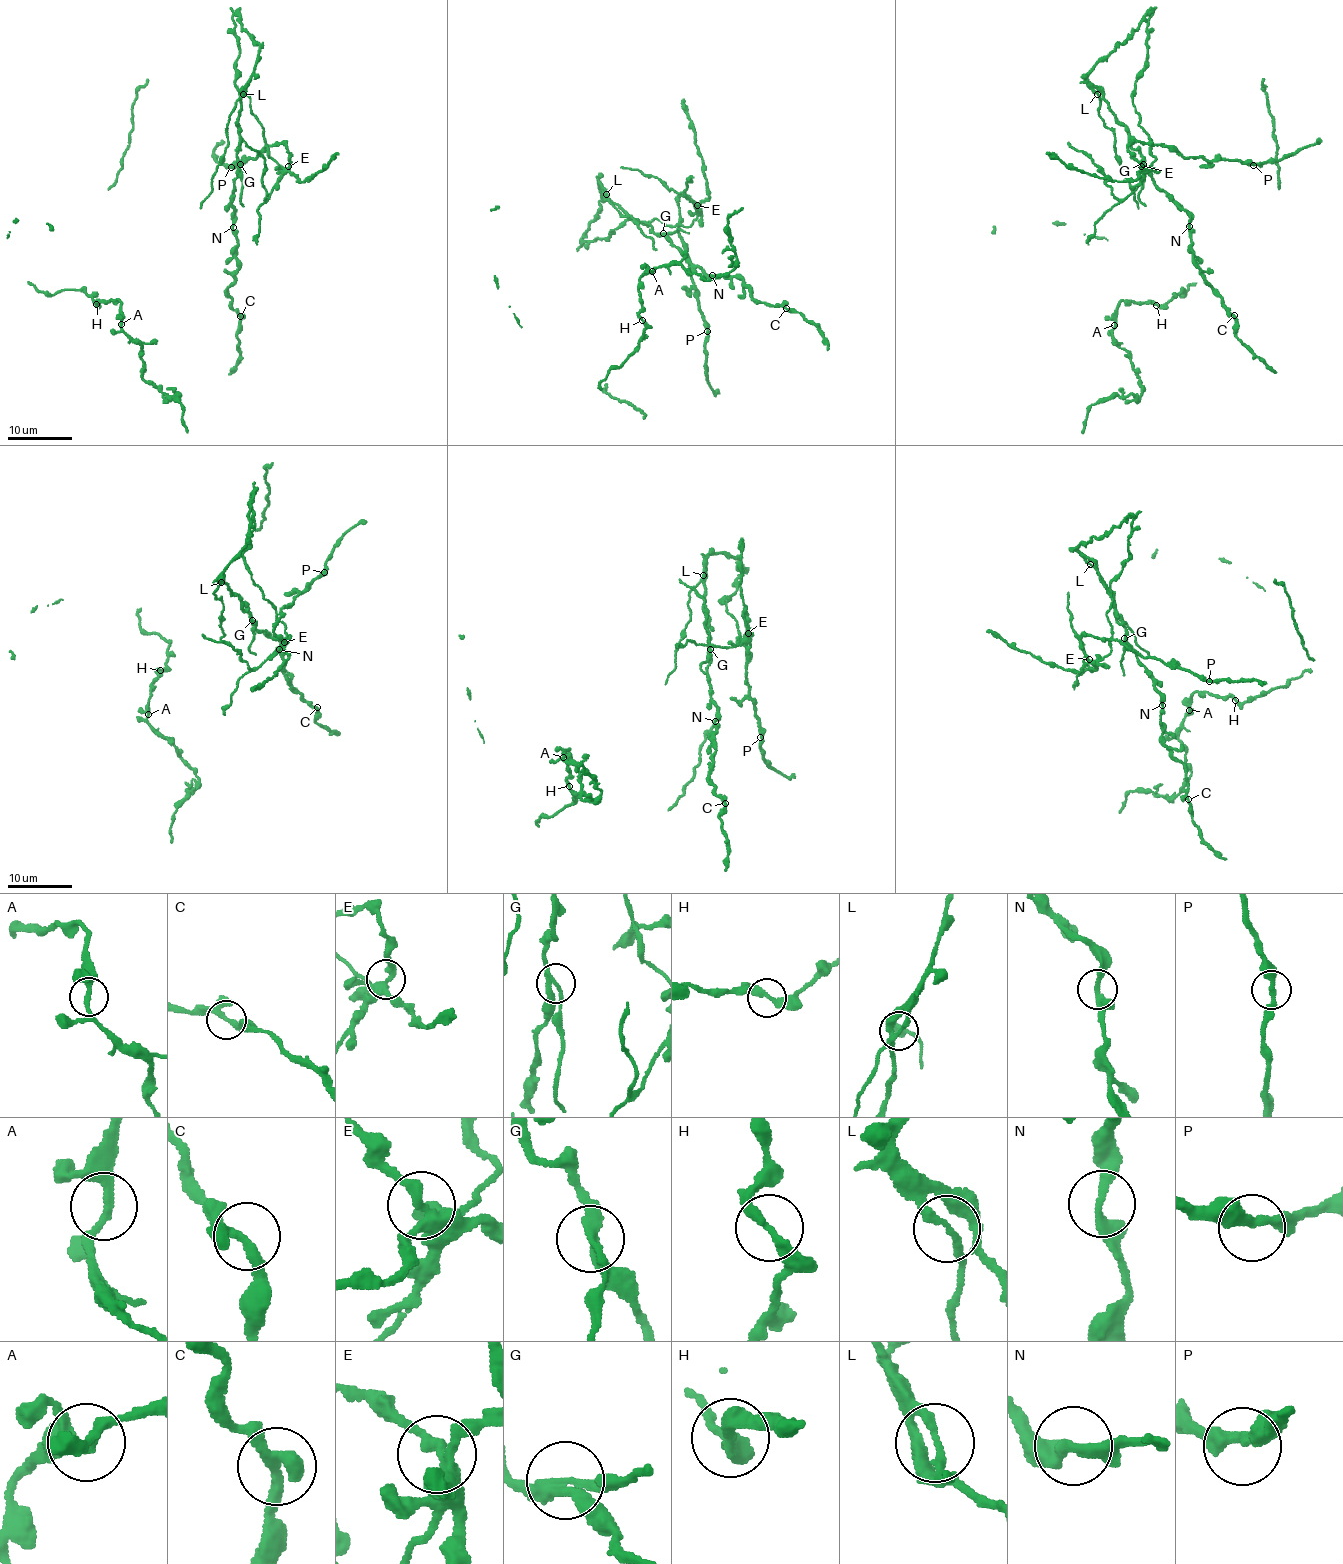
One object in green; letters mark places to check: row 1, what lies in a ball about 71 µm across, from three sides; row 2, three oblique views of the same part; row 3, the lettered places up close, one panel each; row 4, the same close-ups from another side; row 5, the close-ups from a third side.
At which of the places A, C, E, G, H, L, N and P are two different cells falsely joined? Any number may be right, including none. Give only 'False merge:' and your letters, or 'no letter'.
False merge: E, G, L

